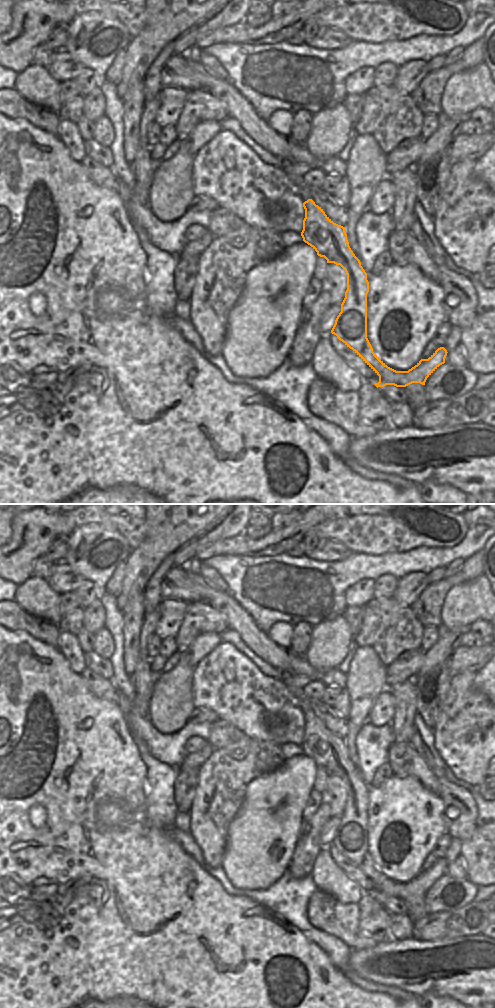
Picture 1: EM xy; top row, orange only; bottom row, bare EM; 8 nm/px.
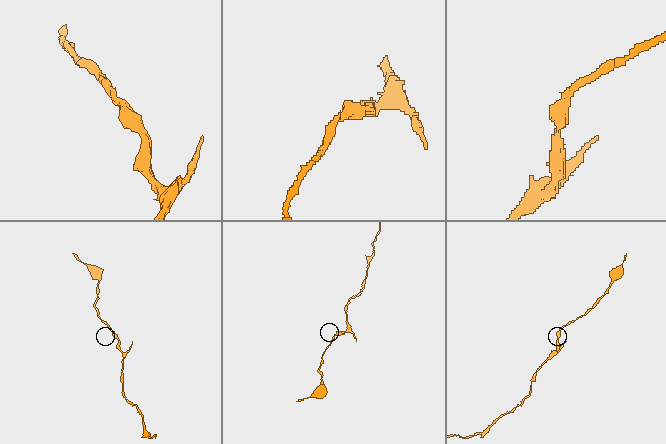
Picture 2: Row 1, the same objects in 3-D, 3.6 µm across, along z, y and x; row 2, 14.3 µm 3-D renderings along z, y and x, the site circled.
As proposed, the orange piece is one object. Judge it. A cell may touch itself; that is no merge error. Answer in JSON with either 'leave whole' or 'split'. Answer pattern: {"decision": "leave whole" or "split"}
{"decision": "leave whole"}

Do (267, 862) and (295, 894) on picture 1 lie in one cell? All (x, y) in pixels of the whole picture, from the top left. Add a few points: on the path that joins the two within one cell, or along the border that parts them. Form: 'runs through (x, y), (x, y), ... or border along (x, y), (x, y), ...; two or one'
border along (287, 868), (267, 888), (260, 889); two

